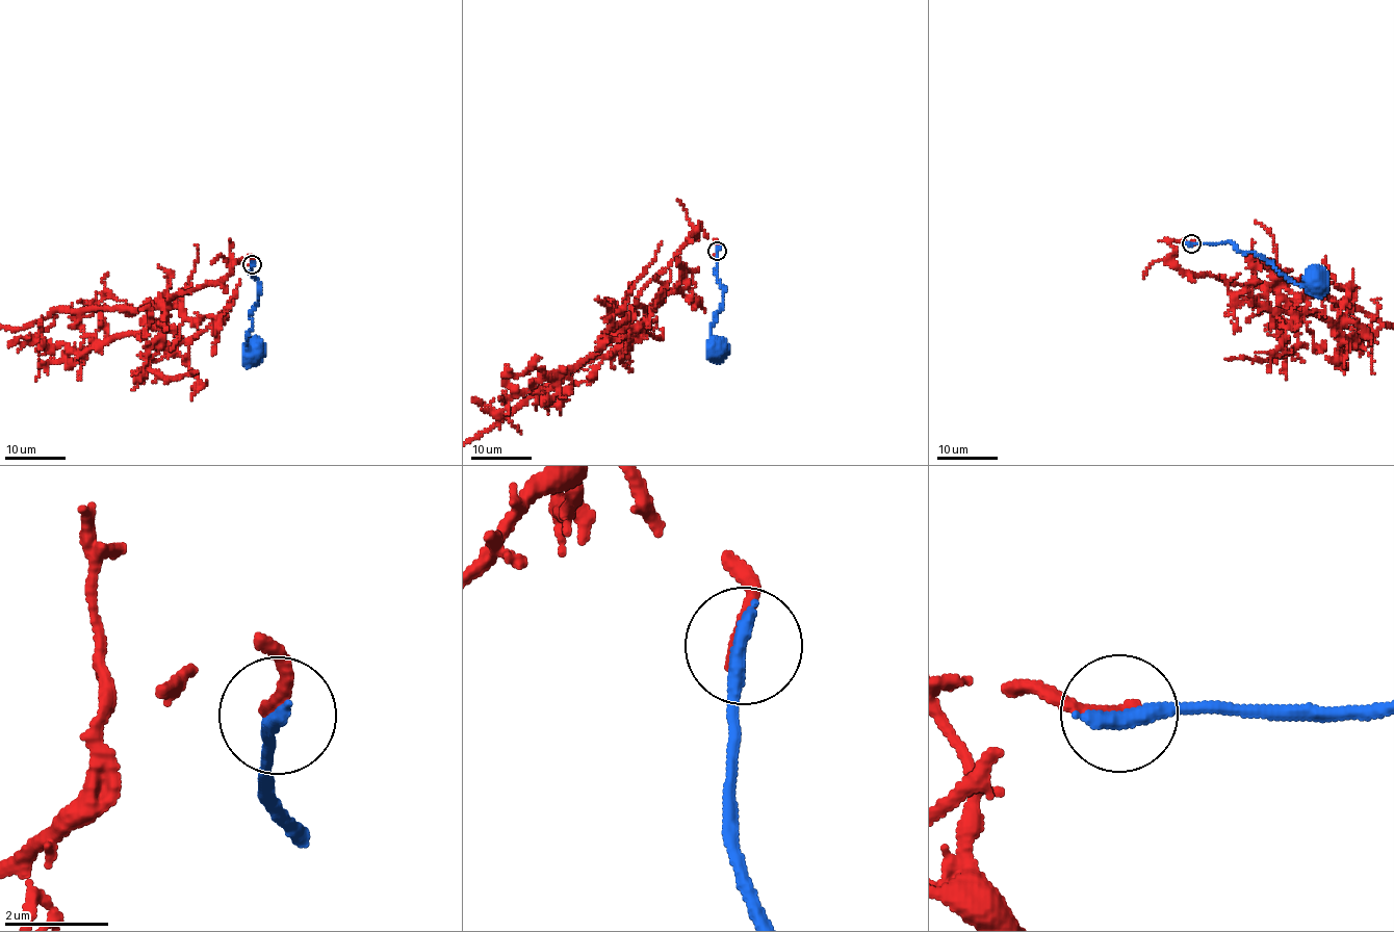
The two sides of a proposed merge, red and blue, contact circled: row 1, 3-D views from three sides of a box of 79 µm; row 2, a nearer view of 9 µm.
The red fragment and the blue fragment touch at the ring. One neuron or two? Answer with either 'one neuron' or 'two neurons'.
two neurons

